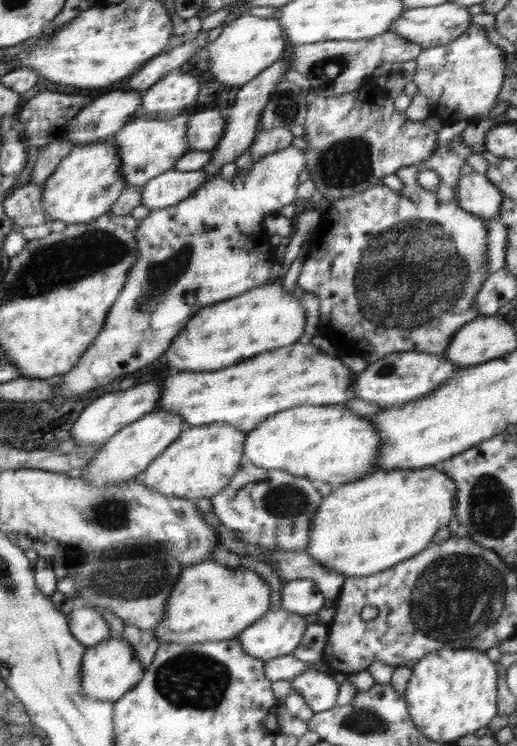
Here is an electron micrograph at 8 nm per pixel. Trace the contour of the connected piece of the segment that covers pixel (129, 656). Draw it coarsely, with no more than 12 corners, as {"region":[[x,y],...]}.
{"region":[[128,641],[84,652],[82,690],[116,702],[143,677]]}

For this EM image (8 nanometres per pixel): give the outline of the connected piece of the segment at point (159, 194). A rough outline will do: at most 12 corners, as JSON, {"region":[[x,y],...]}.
{"region":[[168,170],[142,186],[142,202],[158,210],[186,200],[211,176]]}

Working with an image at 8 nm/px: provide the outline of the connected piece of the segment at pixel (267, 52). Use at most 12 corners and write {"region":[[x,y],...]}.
{"region":[[276,17],[231,20],[206,47],[235,92],[288,47]]}

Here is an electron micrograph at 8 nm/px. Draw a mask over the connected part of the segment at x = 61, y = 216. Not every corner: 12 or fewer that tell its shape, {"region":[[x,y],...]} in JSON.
{"region":[[110,136],[74,147],[44,182],[52,222],[103,215],[127,186]]}

